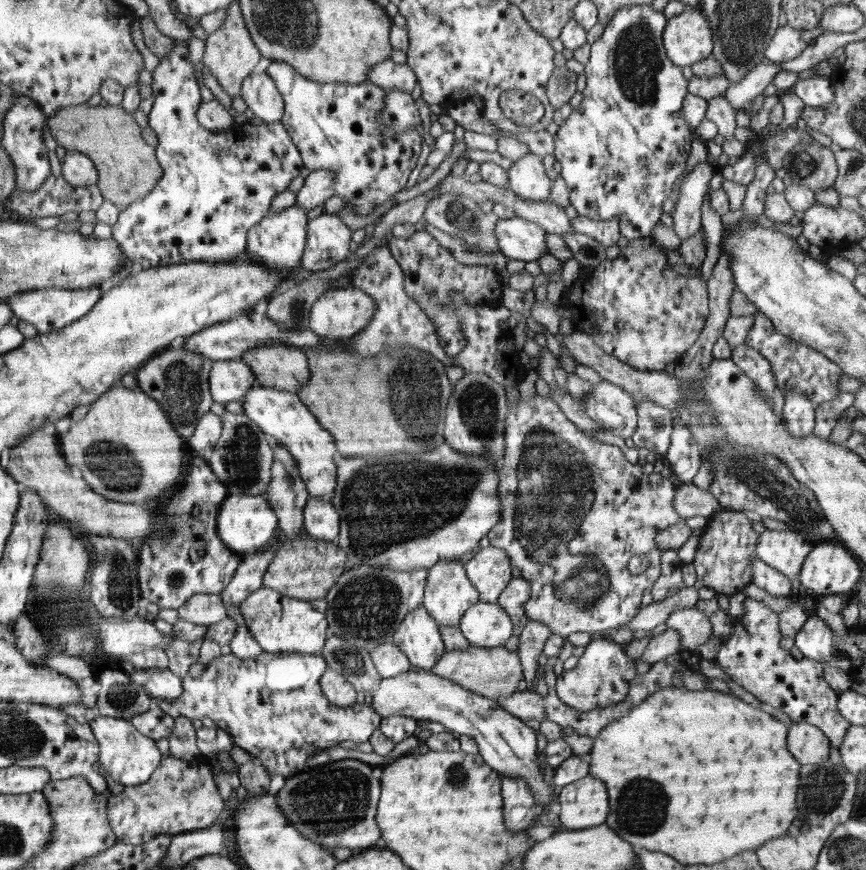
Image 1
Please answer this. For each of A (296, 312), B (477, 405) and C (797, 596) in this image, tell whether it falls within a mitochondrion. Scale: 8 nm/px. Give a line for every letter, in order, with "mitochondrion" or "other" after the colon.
A: mitochondrion
B: mitochondrion
C: other

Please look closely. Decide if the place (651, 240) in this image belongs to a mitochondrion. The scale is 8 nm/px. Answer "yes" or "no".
no

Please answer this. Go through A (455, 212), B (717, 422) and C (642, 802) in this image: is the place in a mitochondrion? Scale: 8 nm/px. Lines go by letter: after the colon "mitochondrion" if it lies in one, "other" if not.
A: mitochondrion
B: mitochondrion
C: mitochondrion

